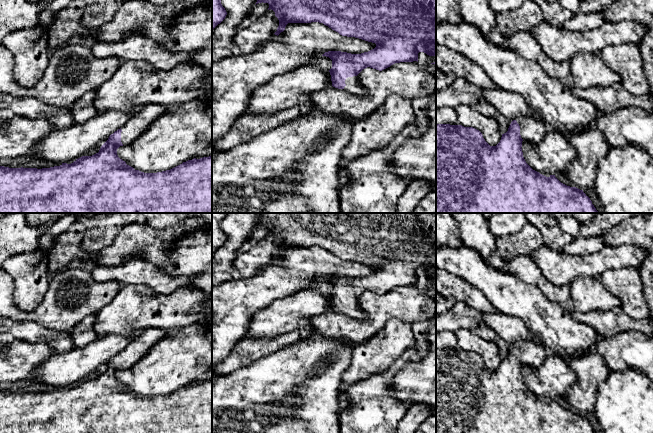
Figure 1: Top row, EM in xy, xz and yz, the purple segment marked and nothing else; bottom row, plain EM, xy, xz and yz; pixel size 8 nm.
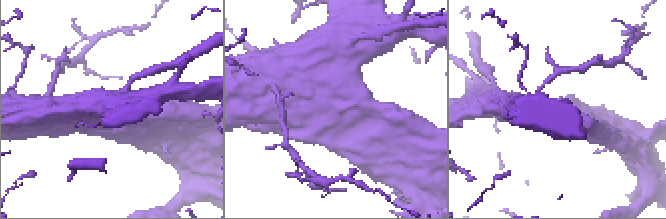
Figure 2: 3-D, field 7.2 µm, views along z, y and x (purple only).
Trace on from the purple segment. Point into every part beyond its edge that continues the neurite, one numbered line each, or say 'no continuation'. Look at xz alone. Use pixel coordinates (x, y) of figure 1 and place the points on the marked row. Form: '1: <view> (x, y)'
1: xz (353, 86)

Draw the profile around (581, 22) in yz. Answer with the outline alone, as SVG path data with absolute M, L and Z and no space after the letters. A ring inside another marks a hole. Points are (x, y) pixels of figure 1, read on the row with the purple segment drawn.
M578 12L573 18L565 21L563 27L569 31L586 32L598 29L605 22L603 12Z

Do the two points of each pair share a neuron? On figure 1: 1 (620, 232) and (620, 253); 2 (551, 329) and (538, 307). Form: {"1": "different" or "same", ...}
{"1": "different", "2": "same"}

